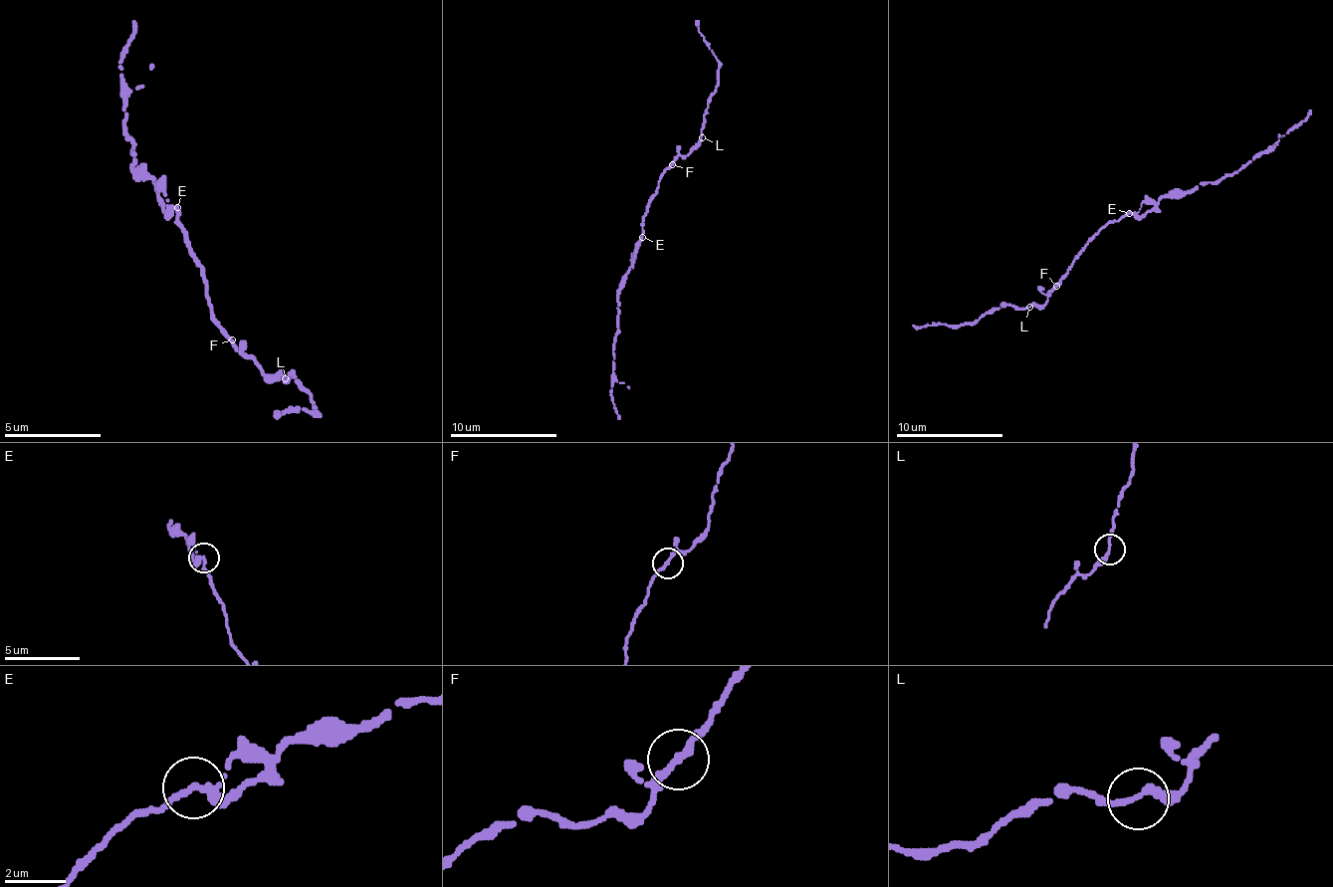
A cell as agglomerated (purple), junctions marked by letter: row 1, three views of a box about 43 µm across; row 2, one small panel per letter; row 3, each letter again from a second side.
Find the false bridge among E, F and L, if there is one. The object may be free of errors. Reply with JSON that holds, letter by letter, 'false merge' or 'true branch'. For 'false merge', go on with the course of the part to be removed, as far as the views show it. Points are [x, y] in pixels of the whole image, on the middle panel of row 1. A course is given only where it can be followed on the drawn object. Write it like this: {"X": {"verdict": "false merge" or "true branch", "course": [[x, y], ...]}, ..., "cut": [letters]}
{"E": {"verdict": "true branch"}, "F": {"verdict": "true branch"}, "L": {"verdict": "true branch"}, "cut": []}

